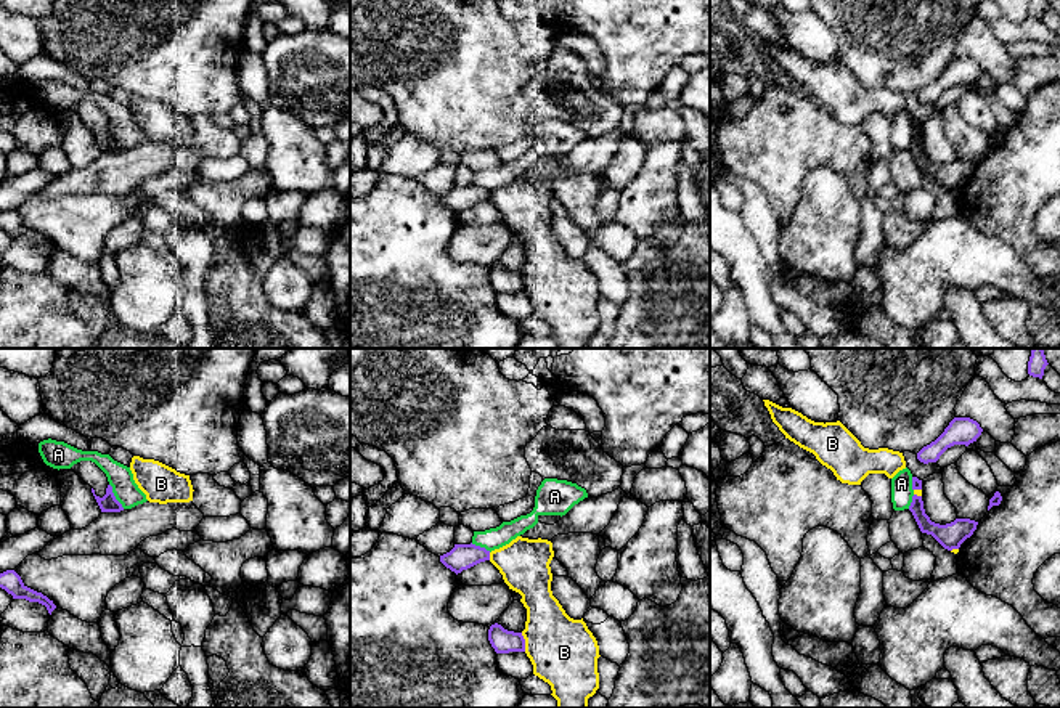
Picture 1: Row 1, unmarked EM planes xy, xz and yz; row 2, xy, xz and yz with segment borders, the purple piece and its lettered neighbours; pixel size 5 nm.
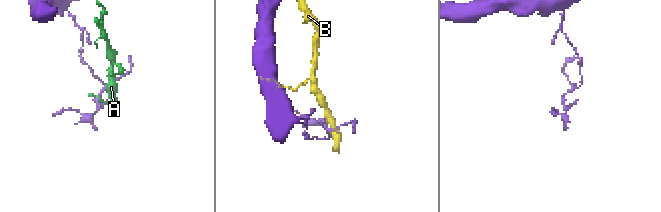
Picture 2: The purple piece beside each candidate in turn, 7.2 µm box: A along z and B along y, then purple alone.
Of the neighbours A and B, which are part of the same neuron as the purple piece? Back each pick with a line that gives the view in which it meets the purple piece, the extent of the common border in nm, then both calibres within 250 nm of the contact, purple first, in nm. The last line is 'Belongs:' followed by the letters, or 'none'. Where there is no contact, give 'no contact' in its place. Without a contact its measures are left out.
Belongs: none

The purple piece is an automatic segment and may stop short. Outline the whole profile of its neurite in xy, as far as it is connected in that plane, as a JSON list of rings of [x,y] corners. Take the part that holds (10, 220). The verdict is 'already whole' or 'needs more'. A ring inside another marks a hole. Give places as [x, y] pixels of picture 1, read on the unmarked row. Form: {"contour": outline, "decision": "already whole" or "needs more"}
{"contour": [[[14,210],[0,214],[0,228],[11,234],[13,239],[26,239],[29,242],[39,242],[45,246],[50,255],[56,249],[53,241],[50,241],[47,236],[27,228]]], "decision": "already whole"}

